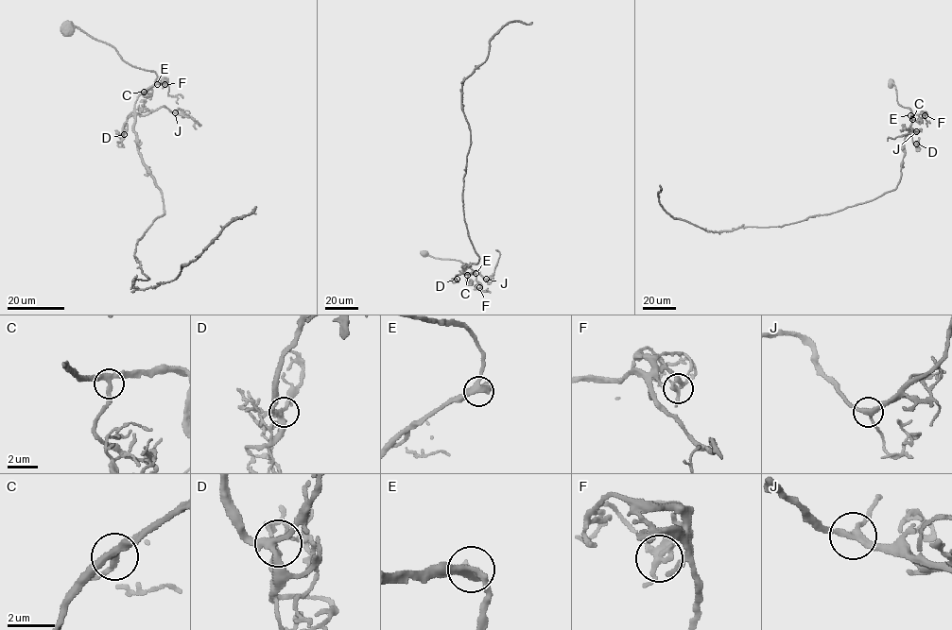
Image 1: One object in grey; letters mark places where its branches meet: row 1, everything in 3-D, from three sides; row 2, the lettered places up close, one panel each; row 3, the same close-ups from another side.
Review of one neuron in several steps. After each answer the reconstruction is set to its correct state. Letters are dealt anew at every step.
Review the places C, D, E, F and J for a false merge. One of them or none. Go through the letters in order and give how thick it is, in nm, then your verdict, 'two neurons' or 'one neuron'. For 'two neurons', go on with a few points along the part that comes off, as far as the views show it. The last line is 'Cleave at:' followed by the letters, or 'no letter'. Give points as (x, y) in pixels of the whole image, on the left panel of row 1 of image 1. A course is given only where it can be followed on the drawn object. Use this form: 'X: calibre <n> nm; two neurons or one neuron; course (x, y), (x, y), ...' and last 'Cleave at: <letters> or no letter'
C: calibre 280 nm; one neuron
D: calibre 240 nm; one neuron
E: calibre 280 nm; one neuron
F: calibre 280 nm; one neuron
J: calibre 260 nm; one neuron
Cleave at: no letter

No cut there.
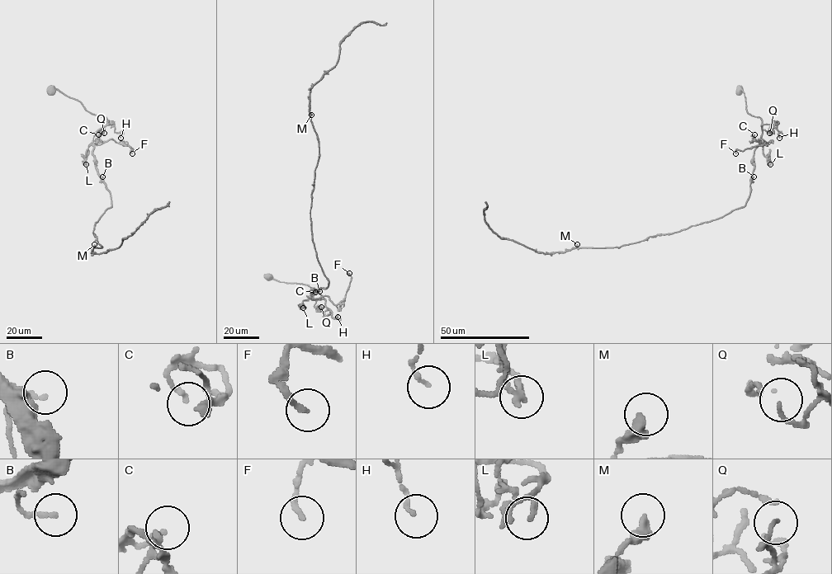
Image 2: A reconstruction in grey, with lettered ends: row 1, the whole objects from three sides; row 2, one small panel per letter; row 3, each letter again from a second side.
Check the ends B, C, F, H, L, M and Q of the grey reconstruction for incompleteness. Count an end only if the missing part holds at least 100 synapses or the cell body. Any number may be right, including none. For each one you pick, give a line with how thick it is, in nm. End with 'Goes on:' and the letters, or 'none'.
Goes on: none

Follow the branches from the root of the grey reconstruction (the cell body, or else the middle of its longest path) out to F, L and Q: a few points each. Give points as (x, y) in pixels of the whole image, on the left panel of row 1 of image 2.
F: (52, 89), (106, 119), (94, 143), (111, 138), (128, 145), (132, 153)
L: (52, 89), (55, 88), (78, 100), (86, 110), (105, 116), (107, 120), (95, 134), (87, 150), (86, 164)
Q: (52, 89), (55, 88), (78, 100), (92, 114), (105, 116), (107, 123), (96, 131), (104, 133)

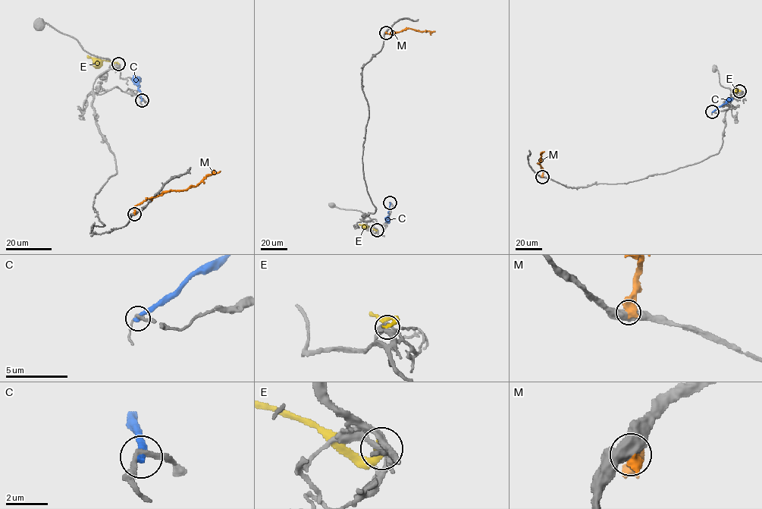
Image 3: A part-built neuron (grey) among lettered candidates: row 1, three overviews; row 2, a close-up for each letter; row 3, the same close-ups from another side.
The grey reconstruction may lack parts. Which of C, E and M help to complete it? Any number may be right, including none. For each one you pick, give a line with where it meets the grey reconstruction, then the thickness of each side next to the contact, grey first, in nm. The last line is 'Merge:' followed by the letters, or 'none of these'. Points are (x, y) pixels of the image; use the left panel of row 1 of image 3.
Merge: none of these

